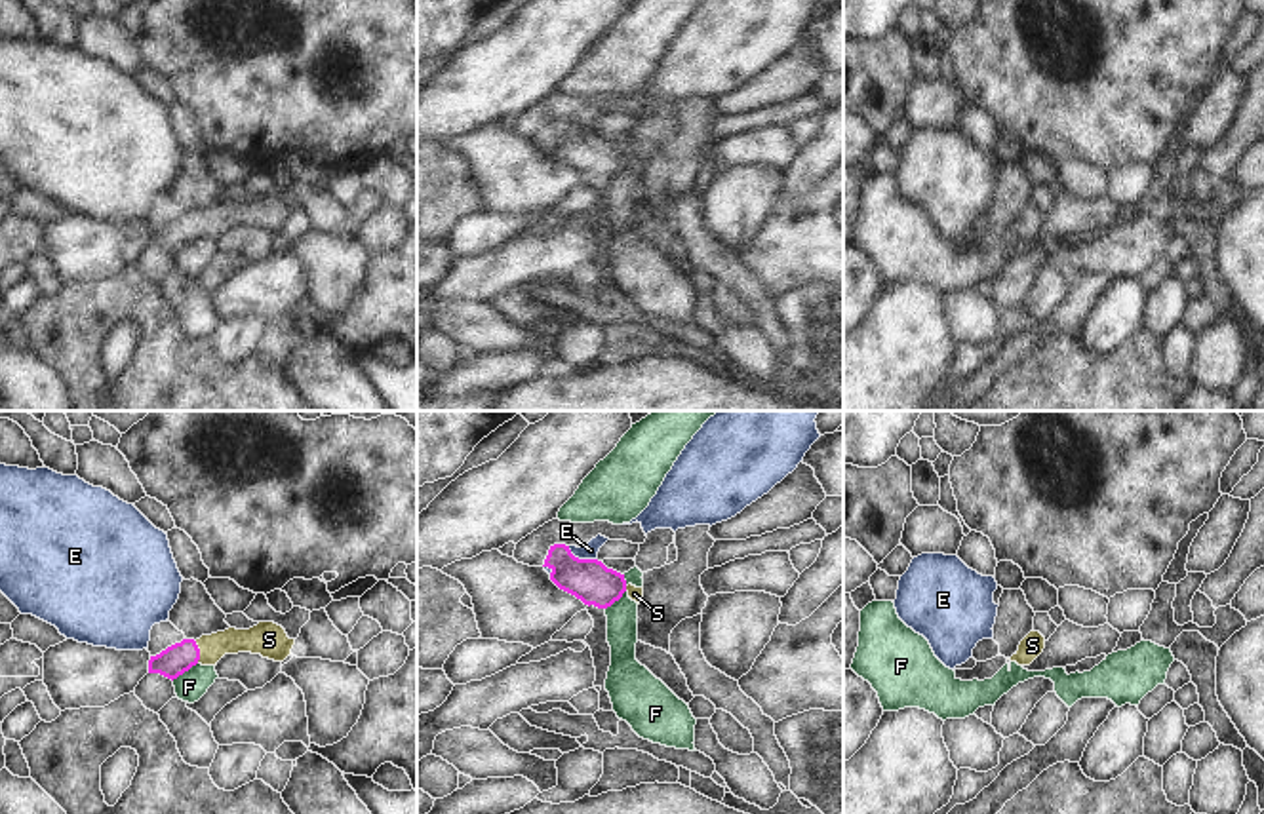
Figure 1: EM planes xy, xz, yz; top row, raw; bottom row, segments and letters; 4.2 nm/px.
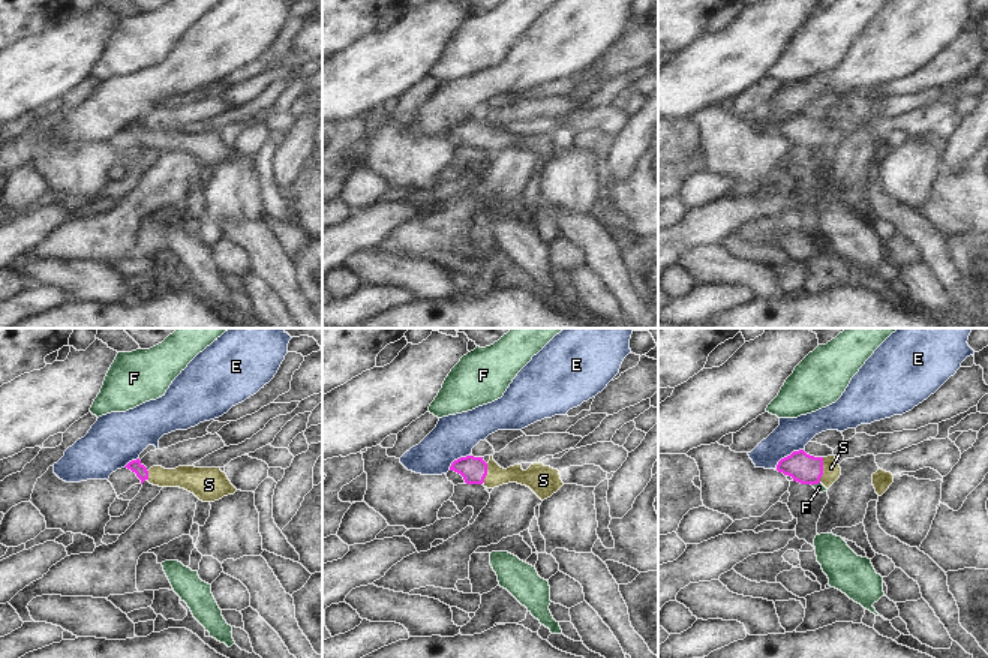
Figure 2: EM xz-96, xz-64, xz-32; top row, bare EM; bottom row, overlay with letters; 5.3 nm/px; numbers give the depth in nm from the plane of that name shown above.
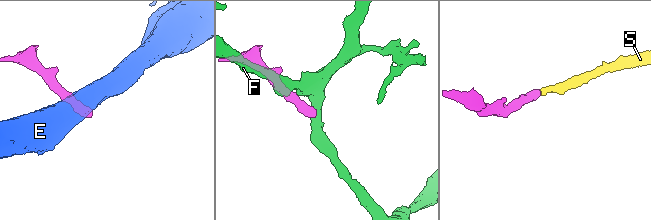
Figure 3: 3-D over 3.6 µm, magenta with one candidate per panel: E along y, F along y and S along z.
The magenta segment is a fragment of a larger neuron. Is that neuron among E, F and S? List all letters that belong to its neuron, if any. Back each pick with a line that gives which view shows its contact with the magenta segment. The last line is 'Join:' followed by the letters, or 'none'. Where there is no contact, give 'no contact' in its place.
S: xy
Join: S

